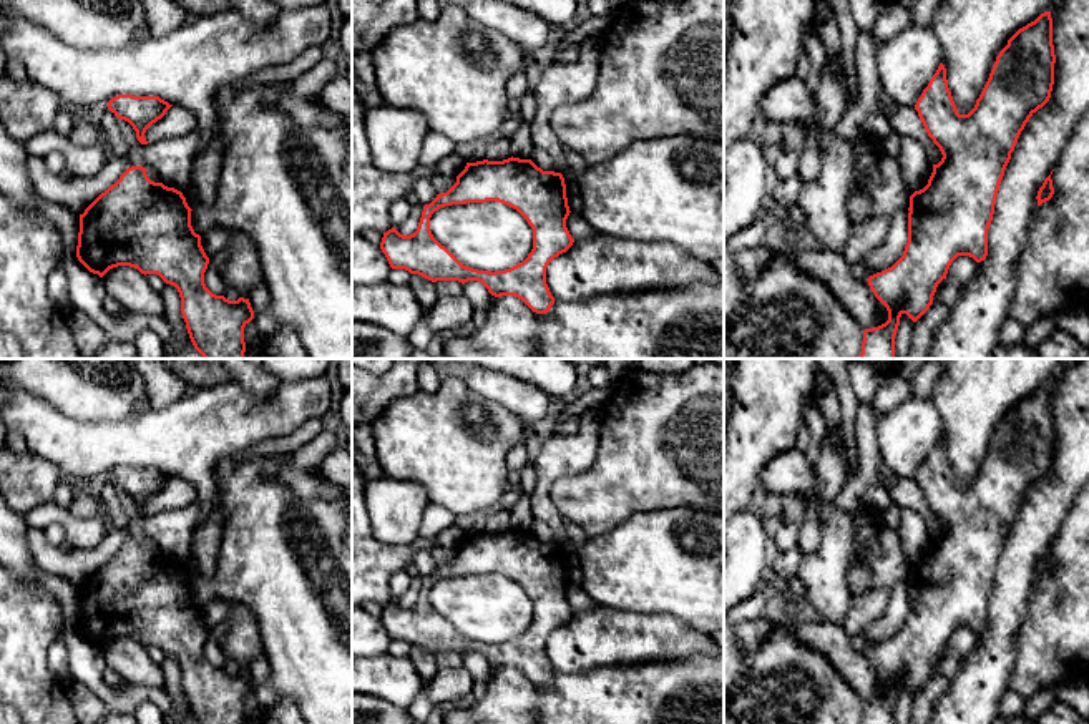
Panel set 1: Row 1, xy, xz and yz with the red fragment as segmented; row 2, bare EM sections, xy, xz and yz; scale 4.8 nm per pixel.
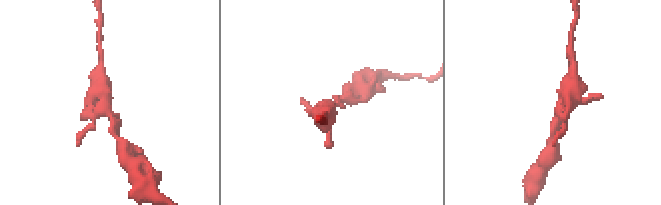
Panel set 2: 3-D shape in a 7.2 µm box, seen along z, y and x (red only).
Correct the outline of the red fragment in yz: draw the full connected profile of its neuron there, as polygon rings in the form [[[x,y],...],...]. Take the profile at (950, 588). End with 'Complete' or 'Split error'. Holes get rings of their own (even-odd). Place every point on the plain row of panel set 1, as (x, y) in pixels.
[[[1051,384],[1041,385],[1008,412],[968,487],[958,485],[946,440],[940,435],[915,482],[943,530],[933,536],[928,556],[910,568],[908,614],[903,628],[891,639],[867,651],[875,669],[886,679],[888,692],[863,702],[862,724],[895,724],[900,689],[906,686],[916,694],[930,681],[951,634],[958,628],[969,628],[976,634],[986,631],[988,601],[1004,541],[1026,495],[1051,470],[1054,435]]]. Complete

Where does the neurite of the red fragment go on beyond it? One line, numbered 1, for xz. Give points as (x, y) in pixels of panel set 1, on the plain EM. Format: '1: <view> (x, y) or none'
1: none

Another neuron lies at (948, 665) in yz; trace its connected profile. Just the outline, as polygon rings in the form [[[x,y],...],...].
[[[943,651],[936,659],[933,674],[941,674],[948,679],[953,679],[960,673],[961,664],[963,664],[961,656],[951,651]]]

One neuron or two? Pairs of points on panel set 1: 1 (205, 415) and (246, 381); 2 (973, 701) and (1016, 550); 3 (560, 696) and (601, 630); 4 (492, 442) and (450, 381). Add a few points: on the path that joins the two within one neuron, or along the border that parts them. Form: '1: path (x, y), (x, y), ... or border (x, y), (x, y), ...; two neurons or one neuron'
1: border (231, 381), (261, 397), (269, 397), (279, 386); two neurons
2: path (993, 663), (998, 658), (998, 638), (1013, 588); one neuron
3: border (611, 666), (571, 675), (555, 673); two neurons
4: path (477, 427), (452, 402), (452, 396); one neuron

